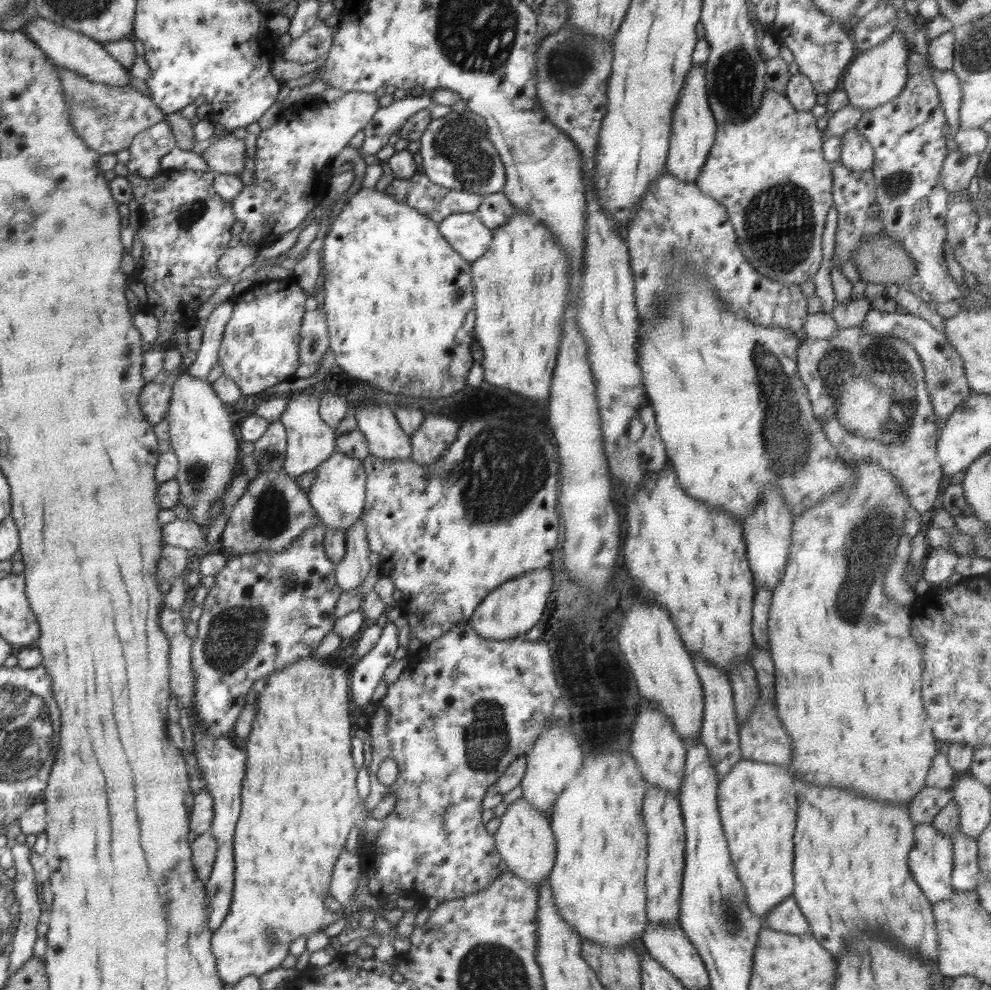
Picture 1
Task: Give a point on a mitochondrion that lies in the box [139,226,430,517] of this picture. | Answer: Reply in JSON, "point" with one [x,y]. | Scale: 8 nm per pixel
{"point":[197,474]}

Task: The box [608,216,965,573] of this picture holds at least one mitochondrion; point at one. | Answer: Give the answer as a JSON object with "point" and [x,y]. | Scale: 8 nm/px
{"point":[874,387]}

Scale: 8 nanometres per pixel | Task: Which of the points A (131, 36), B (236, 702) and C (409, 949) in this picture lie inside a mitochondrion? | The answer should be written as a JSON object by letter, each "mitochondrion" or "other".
{"A":"other","B":"other","C":"other"}

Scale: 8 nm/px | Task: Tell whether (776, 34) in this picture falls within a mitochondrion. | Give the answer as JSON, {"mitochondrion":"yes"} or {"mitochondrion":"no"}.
{"mitochondrion":"no"}

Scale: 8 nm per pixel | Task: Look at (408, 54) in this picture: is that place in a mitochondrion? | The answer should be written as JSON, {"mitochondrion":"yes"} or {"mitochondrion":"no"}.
{"mitochondrion":"no"}

